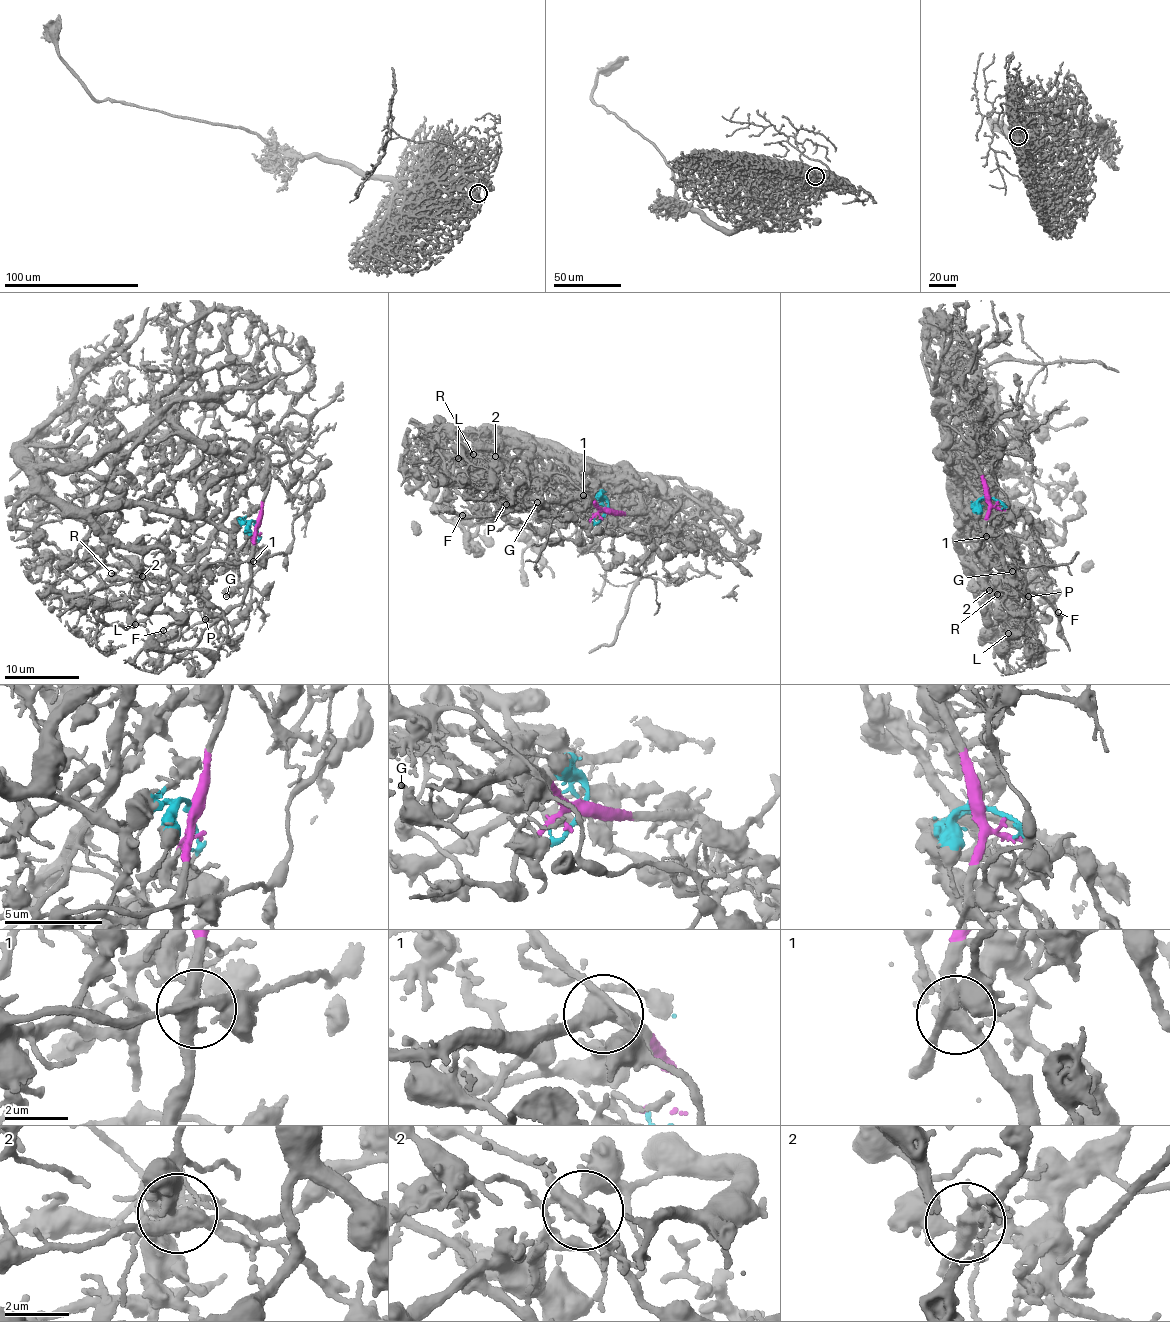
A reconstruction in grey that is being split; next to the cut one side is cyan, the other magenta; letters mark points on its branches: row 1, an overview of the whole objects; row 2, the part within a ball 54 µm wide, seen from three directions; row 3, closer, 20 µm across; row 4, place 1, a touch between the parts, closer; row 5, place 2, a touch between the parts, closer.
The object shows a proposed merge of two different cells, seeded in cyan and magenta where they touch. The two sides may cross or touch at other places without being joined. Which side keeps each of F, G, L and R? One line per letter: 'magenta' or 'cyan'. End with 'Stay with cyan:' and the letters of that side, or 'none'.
F: magenta
G: cyan
L: cyan
R: cyan
Stay with cyan: G, L, R

